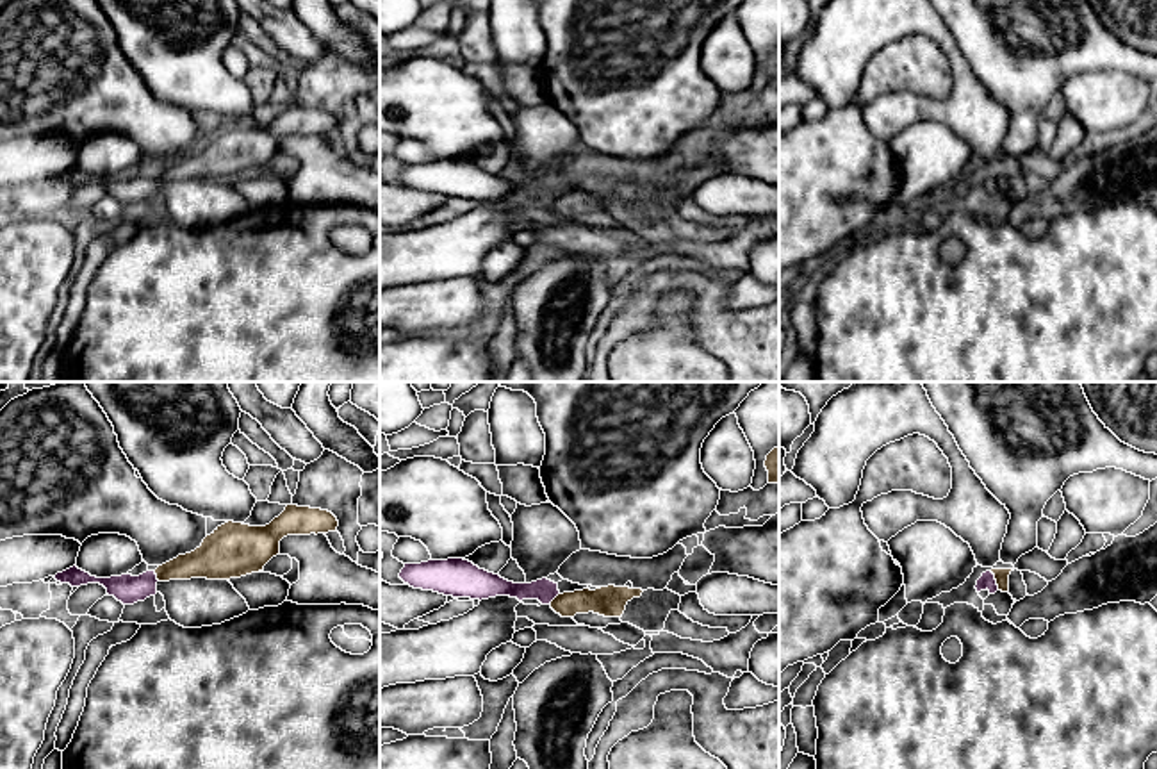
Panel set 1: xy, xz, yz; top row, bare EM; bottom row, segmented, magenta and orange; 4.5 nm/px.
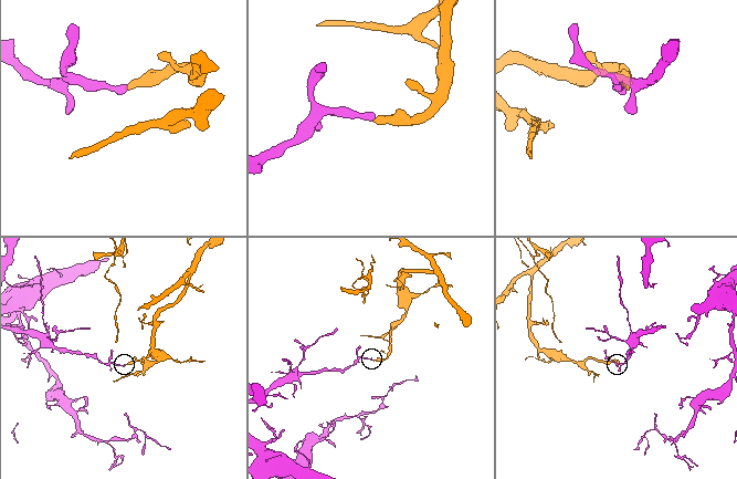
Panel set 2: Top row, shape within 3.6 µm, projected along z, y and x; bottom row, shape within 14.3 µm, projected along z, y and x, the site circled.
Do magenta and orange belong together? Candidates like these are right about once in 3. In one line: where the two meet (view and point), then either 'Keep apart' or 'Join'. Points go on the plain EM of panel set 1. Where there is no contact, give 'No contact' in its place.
Touches magenta at yz (995, 181). Keep apart

